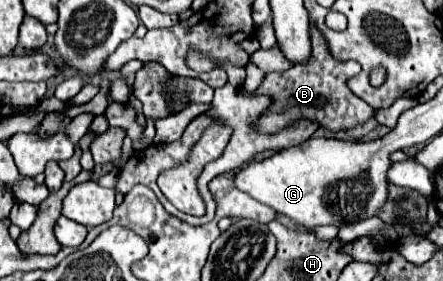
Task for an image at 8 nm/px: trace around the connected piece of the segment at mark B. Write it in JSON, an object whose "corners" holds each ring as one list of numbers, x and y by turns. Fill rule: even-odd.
{"corners":[[315,27,311,29,311,41,313,57,307,65,295,65,283,73,267,73,257,91,253,91,269,93,269,97,273,97,273,105,269,105,269,109,265,109,265,117,261,117,261,133,277,133,277,129,285,129,285,125,293,125,293,121,301,121,301,117,317,121,319,127,337,133,365,123,375,115,375,109,369,107,363,99,355,97,345,83,351,75,361,71,361,65,355,61,333,61,333,57,327,53,325,39]]}

